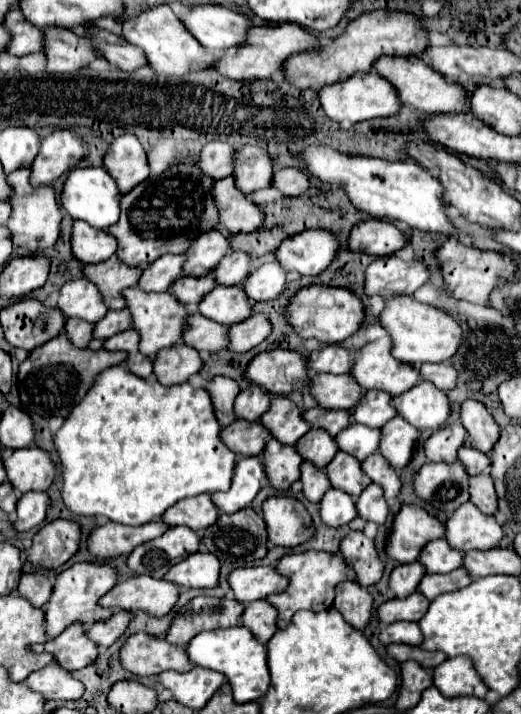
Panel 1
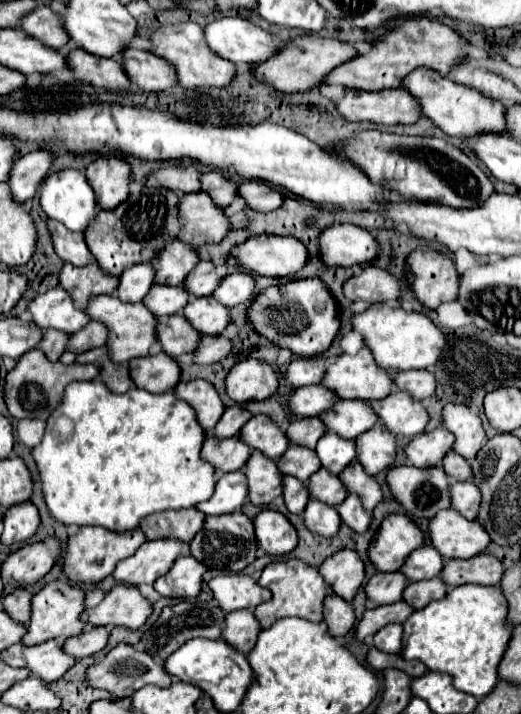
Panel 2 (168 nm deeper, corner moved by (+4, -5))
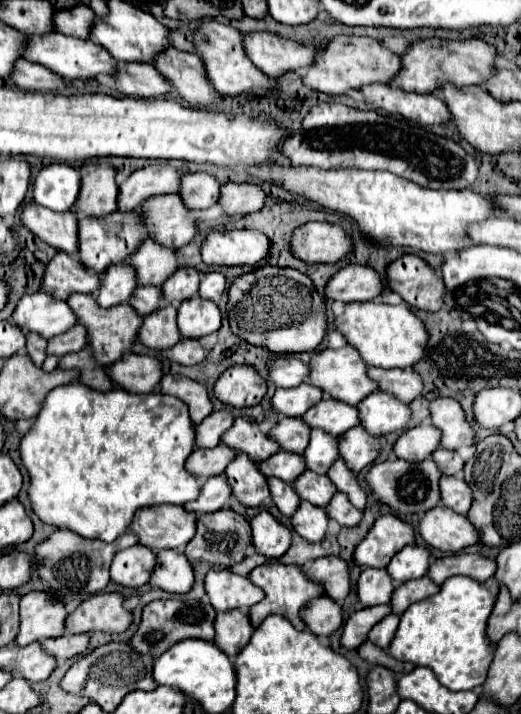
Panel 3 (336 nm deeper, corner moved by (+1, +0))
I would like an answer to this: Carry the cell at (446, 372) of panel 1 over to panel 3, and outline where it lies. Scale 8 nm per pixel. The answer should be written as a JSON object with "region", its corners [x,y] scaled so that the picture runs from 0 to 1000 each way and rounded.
{"region":[[[708,514],[708,528],[727,534],[731,548],[743,548],[743,550],[774,559],[774,564],[789,564],[812,548],[812,531],[793,517]]]}

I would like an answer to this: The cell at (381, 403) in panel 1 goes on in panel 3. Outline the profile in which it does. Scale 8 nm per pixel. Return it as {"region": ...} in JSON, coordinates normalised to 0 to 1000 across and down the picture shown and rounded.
{"region":[[[620,559],[582,581],[582,590],[651,612],[689,595],[689,573],[647,559]]]}

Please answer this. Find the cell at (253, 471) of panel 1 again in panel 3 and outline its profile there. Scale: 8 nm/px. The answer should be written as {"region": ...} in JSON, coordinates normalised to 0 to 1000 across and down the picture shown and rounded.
{"region":[[[413,665],[413,668],[401,668],[397,676],[386,682],[386,693],[382,699],[367,702],[367,704],[355,704],[351,710],[359,716],[370,716],[378,721],[386,718],[409,718],[409,716],[420,716],[428,713],[432,702],[443,696],[443,682],[440,682],[440,674],[436,674],[436,665]]]}

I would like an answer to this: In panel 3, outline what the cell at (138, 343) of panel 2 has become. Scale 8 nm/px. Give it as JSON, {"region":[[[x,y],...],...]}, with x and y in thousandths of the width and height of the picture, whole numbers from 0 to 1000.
{"region":[[[144,410],[144,413],[136,413],[136,419],[129,419],[129,424],[132,424],[132,430],[140,430],[152,452],[167,458],[167,464],[171,464],[167,483],[179,486],[182,503],[190,503],[190,508],[198,508],[202,514],[221,508],[225,503],[232,503],[232,497],[240,492],[248,492],[255,486],[255,480],[263,478],[267,461],[274,455],[274,441],[267,441],[248,424],[228,424],[221,430],[198,433],[190,424],[182,424],[182,416],[175,410]]]}

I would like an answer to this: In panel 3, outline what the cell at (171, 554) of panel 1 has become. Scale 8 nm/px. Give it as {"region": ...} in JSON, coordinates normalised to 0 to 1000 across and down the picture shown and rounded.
{"region":[[[259,763],[221,775],[213,789],[213,814],[236,822],[271,822],[286,814],[301,791],[301,772],[278,763]]]}

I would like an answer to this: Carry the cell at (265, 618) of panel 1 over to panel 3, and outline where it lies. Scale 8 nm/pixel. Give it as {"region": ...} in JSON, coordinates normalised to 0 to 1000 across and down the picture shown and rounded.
{"region":[[[443,853],[432,859],[417,859],[413,867],[413,901],[440,920],[455,920],[459,912],[478,901],[486,889],[486,875],[478,861],[463,853]]]}

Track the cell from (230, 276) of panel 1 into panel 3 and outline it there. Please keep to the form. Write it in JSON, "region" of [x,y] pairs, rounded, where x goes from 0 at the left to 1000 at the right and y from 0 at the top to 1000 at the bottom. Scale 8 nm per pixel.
{"region":[[[344,374],[321,396],[313,396],[313,416],[328,422],[355,422],[378,413],[386,396],[386,380],[378,374]]]}

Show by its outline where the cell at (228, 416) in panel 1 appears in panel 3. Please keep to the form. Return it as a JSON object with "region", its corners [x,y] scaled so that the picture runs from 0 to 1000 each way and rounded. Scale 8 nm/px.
{"region":[[[313,525],[309,548],[321,550],[321,553],[336,553],[347,562],[355,562],[359,570],[363,570],[367,590],[374,595],[382,595],[397,581],[409,578],[409,564],[405,564],[405,556],[397,550],[397,542],[363,531],[363,528]]]}

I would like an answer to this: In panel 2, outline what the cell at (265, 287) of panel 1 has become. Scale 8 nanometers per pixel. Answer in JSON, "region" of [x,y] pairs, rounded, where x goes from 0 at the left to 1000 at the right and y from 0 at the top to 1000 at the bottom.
{"region":[[[449,381],[430,387],[418,403],[407,409],[407,415],[422,420],[422,426],[430,426],[434,431],[445,431],[453,426],[480,426],[491,412],[495,412],[495,403],[491,403],[488,387],[468,381]]]}

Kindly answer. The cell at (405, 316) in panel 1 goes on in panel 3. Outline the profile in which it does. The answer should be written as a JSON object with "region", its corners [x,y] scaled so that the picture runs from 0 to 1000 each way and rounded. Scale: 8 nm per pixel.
{"region":[[[666,424],[658,441],[643,447],[647,464],[666,472],[666,480],[685,486],[704,511],[716,514],[797,514],[804,503],[816,497],[816,486],[823,480],[823,466],[812,450],[785,433],[781,424],[743,427],[743,424]]]}

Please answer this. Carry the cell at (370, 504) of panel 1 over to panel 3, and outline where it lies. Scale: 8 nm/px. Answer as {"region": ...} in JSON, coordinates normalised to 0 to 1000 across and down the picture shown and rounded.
{"region":[[[658,690],[639,693],[635,704],[628,707],[628,716],[631,716],[631,724],[643,727],[658,738],[681,738],[697,727],[697,716],[678,710],[674,702],[666,699],[666,693],[658,693]]]}

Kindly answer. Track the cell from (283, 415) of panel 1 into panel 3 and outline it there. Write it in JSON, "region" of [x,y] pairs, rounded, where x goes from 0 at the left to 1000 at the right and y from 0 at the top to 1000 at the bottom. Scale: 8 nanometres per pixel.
{"region":[[[455,584],[447,598],[424,615],[432,623],[474,634],[486,646],[509,646],[536,632],[536,620],[497,601],[486,584]]]}

